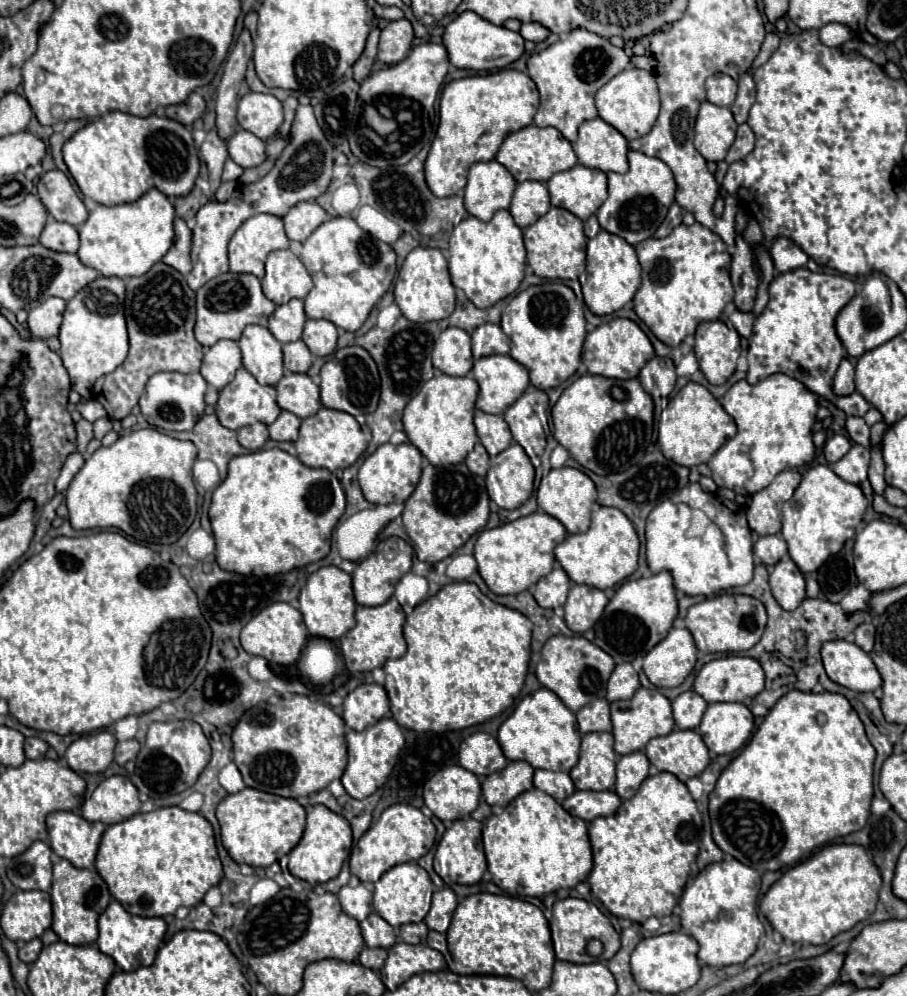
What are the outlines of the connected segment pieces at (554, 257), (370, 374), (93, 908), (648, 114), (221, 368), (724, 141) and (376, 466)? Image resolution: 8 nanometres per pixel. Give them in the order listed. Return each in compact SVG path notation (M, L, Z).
M551 207L537 223L523 229L527 261L535 275L545 279L577 279L585 271L585 247L587 237L583 233L583 221L561 207Z
M359 345L343 347L323 365L321 373L321 403L329 409L345 411L353 417L367 415L377 409L379 403L379 371L373 357Z
M59 859L53 865L53 887L51 887L51 903L53 903L53 931L57 937L69 945L93 945L97 941L97 919L101 911L111 901L111 893L99 873L91 869L77 869L67 859Z
M627 67L619 75L615 75L607 85L603 85L595 95L595 105L599 111L599 117L613 125L621 135L625 135L627 141L633 141L637 137L643 137L651 131L657 115L659 115L659 91L653 73L645 69Z
M219 341L205 351L201 375L205 381L219 389L233 381L235 371L241 367L241 349L235 341Z
M705 101L695 121L695 149L705 161L723 161L735 141L737 123L729 107L717 107Z
M411 443L381 445L373 455L365 459L365 463L359 469L359 485L363 489L365 499L375 505L387 505L393 501L405 503L421 477L421 459L421 451Z

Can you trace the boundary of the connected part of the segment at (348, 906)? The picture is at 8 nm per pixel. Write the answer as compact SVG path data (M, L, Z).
M345 885L341 887L337 897L343 911L357 921L363 921L367 915L373 913L373 893L365 889L365 885L357 885L357 887Z

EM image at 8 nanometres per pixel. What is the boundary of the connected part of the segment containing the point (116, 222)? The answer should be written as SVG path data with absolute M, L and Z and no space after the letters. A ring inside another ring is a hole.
M149 189L141 199L115 207L97 205L89 219L79 227L81 247L77 251L83 265L99 271L105 277L135 277L149 271L165 257L173 245L173 219L175 207L167 195Z

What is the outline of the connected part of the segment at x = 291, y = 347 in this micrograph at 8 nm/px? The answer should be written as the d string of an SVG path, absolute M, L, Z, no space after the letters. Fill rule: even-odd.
M303 341L285 343L283 345L283 359L285 359L285 367L293 373L307 373L307 369L313 363L313 355L305 347Z

